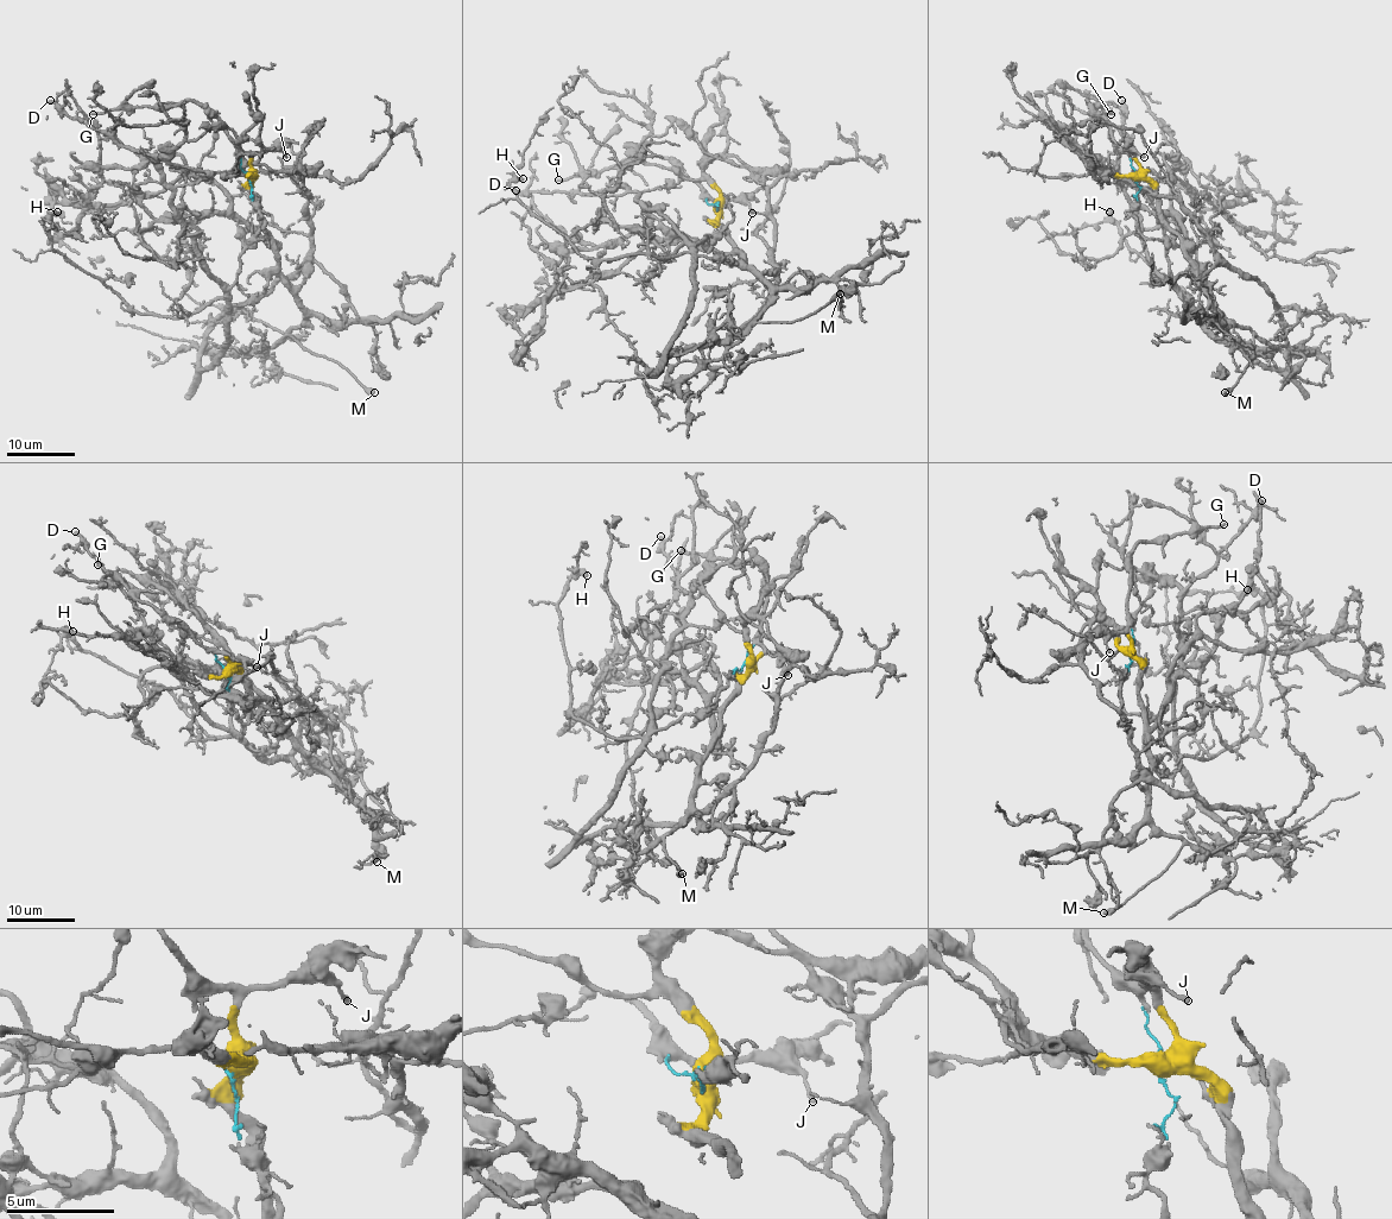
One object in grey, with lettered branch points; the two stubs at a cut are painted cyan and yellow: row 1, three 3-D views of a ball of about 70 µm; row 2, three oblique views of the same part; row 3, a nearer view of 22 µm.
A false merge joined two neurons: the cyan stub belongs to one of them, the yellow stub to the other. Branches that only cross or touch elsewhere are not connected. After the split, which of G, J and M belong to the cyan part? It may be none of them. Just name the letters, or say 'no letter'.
no letter

